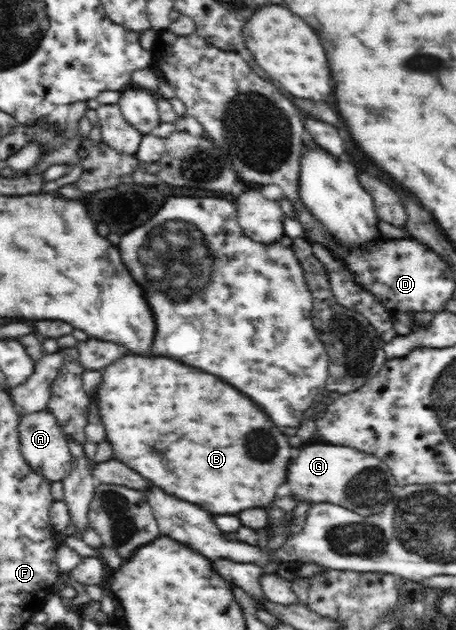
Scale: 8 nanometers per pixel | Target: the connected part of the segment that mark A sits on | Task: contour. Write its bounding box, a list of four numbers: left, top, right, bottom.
[19,409,73,482]

